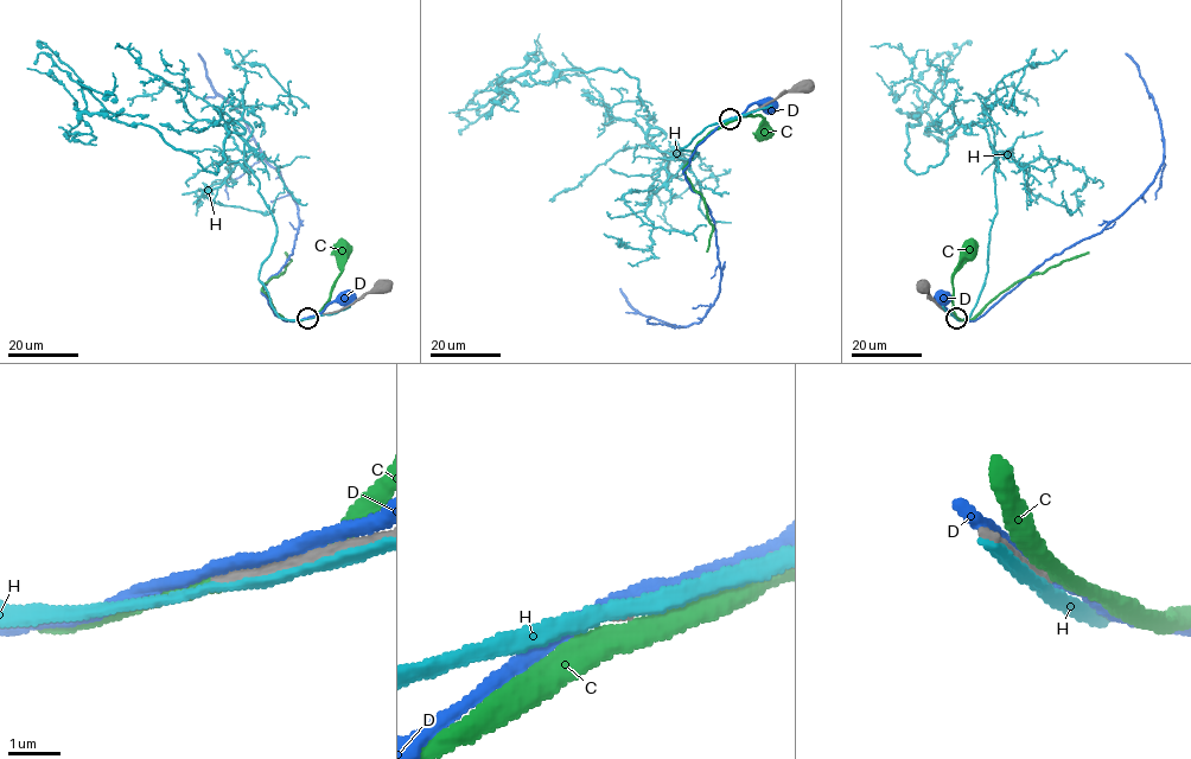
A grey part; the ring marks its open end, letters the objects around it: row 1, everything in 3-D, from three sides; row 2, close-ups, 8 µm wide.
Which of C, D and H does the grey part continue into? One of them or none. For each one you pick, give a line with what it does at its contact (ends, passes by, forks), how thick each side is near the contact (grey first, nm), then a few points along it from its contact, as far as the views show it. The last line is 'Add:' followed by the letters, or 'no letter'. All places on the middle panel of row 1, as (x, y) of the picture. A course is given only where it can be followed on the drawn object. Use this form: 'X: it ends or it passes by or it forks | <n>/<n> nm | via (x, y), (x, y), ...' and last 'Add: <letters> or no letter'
Add: no letter

